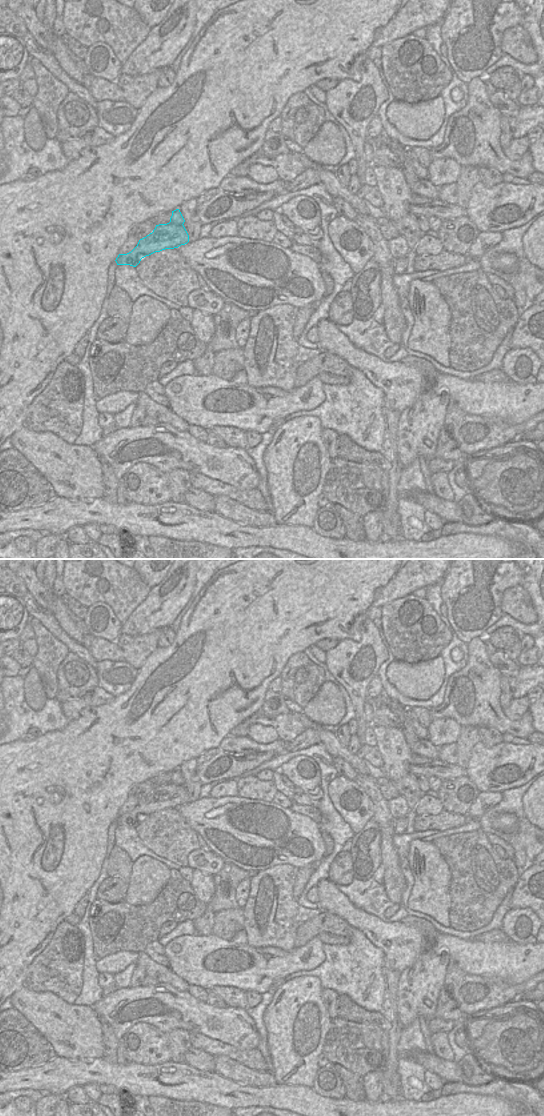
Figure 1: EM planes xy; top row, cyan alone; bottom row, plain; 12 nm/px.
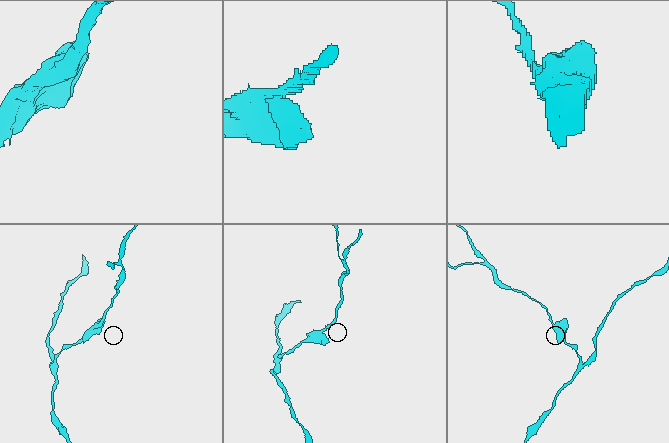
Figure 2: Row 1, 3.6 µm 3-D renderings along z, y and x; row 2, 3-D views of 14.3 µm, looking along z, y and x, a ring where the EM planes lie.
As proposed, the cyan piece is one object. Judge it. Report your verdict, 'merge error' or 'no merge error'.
merge error

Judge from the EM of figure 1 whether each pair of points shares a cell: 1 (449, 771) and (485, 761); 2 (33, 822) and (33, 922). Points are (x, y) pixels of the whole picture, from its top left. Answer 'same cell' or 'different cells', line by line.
1: different cells
2: same cell

